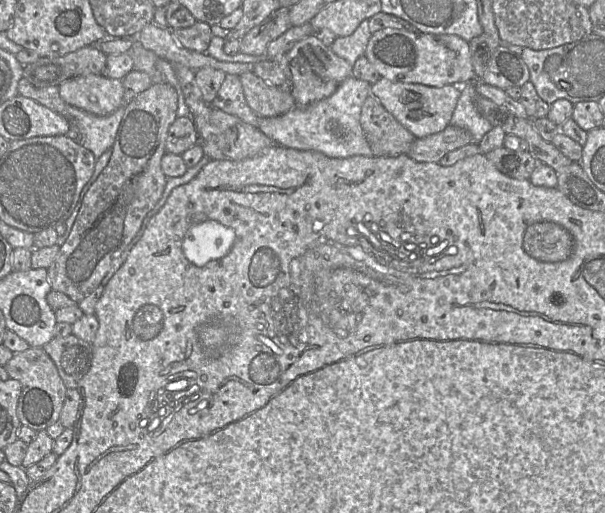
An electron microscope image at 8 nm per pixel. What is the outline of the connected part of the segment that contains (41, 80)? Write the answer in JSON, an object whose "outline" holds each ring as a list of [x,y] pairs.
{"outline":[[[85,46],[60,57],[40,57],[23,65],[23,78],[37,88],[59,86],[63,81],[86,74],[103,75],[106,54]]]}

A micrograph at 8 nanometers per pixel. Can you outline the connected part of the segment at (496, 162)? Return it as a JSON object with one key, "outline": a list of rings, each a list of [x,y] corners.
{"outline":[[[504,146],[488,152],[485,156],[501,173],[519,180],[530,180],[540,162],[529,151],[514,151]]]}

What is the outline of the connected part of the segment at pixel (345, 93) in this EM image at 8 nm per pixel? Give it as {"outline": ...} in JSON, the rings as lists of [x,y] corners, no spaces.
{"outline":[[[351,74],[329,97],[307,107],[295,107],[278,117],[261,118],[258,128],[276,144],[288,148],[317,151],[331,158],[375,156],[360,124],[362,106],[371,95],[371,85]]]}

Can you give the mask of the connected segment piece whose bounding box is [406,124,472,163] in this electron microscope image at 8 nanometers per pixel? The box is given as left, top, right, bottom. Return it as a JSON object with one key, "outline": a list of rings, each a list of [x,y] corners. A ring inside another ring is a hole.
{"outline":[[[449,124],[443,131],[425,138],[416,138],[406,155],[417,162],[439,163],[447,153],[472,143],[466,129]]]}

